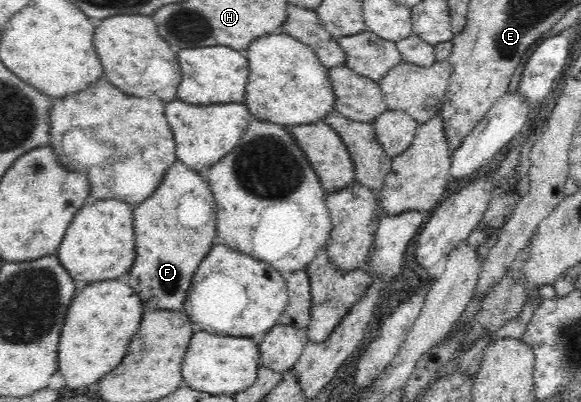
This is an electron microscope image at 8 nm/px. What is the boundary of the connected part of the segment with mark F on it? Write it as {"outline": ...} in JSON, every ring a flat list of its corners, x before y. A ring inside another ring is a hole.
{"outline":[[177,160,165,173,165,179,157,187,157,191,153,191,153,195,143,200,137,210,133,210,133,223,137,235,137,263,129,271,129,285,141,298,145,309,183,310,191,279,201,259,205,259,205,255,211,251,217,235,216,200,209,189,209,183,205,183,195,170,191,171],[199,211,207,211,207,221,197,225],[186,213,187,222,183,218]]}

